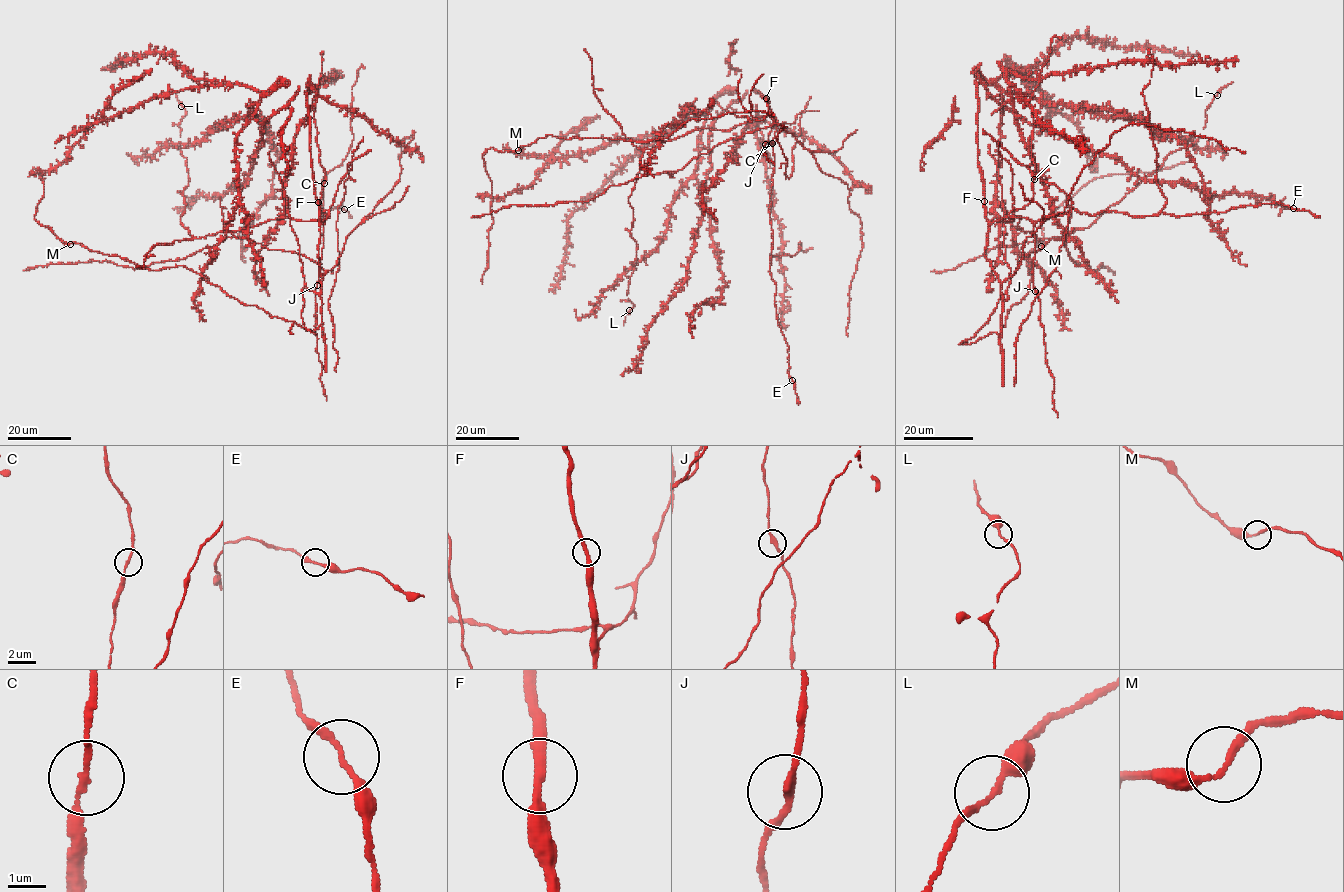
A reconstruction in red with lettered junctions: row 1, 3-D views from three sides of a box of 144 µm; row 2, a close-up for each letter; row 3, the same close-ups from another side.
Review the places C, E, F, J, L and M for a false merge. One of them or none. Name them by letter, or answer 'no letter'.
no letter

